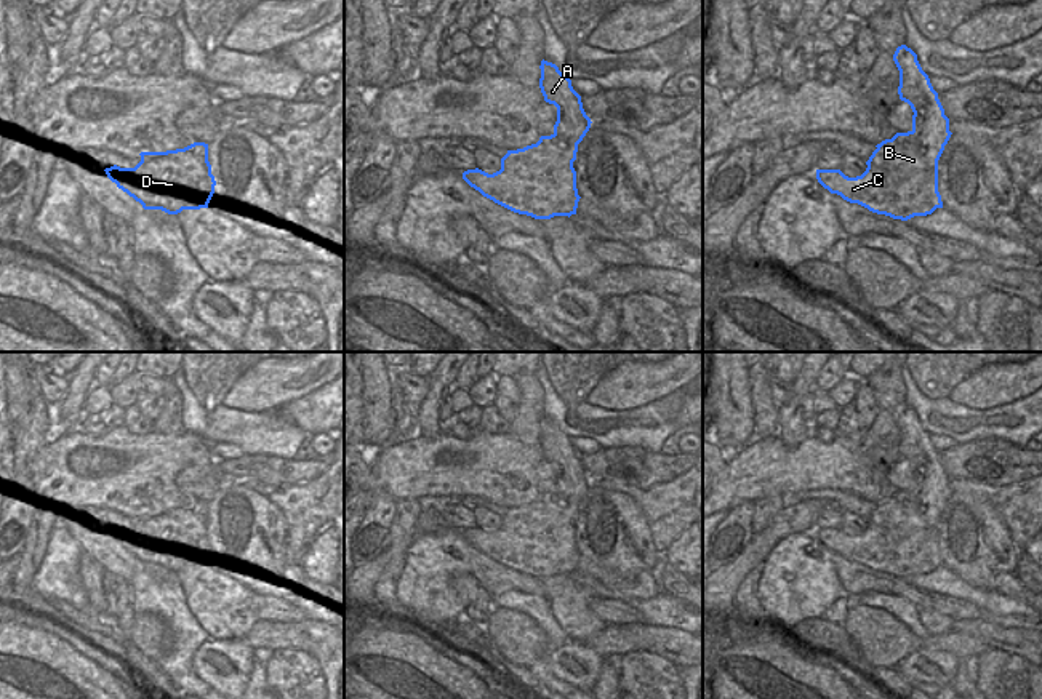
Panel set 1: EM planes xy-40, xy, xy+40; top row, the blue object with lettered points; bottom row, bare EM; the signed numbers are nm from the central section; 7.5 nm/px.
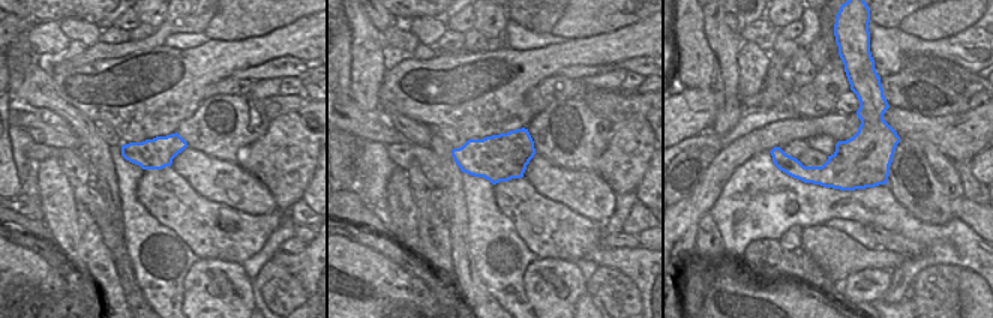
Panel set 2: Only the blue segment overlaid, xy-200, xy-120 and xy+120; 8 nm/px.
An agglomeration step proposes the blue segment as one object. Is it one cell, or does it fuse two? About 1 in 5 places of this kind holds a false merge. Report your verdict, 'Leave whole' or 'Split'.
Split.

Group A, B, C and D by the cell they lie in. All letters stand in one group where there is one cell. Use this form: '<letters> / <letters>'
A / B C D

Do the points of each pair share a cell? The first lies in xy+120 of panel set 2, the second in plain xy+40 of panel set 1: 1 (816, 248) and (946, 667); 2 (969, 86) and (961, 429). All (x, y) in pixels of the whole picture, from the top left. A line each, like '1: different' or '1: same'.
1: different
2: different

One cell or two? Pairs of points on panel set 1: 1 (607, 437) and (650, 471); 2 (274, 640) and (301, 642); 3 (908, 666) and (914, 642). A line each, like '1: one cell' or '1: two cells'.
1: two cells
2: one cell
3: two cells

